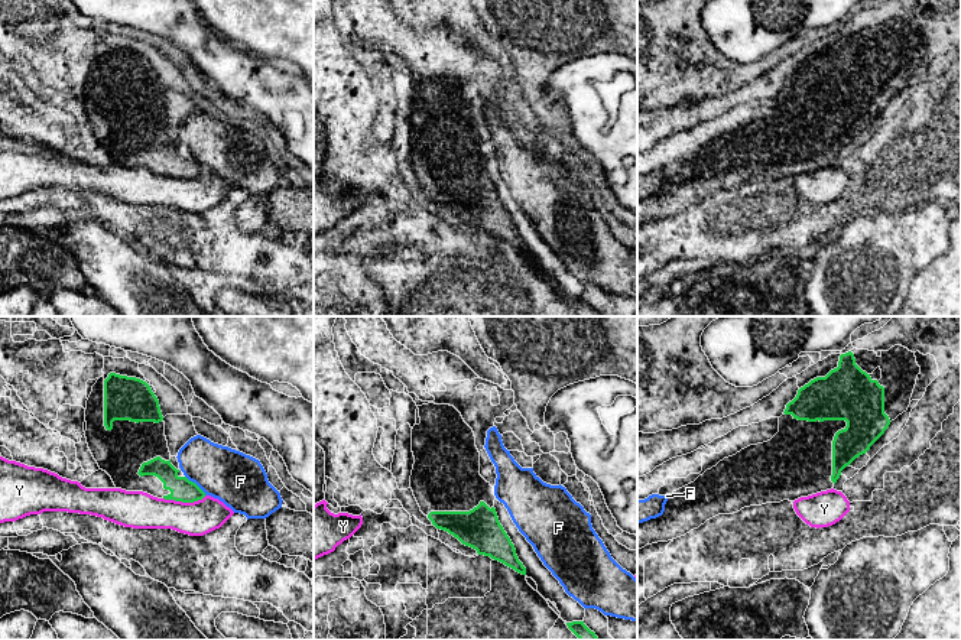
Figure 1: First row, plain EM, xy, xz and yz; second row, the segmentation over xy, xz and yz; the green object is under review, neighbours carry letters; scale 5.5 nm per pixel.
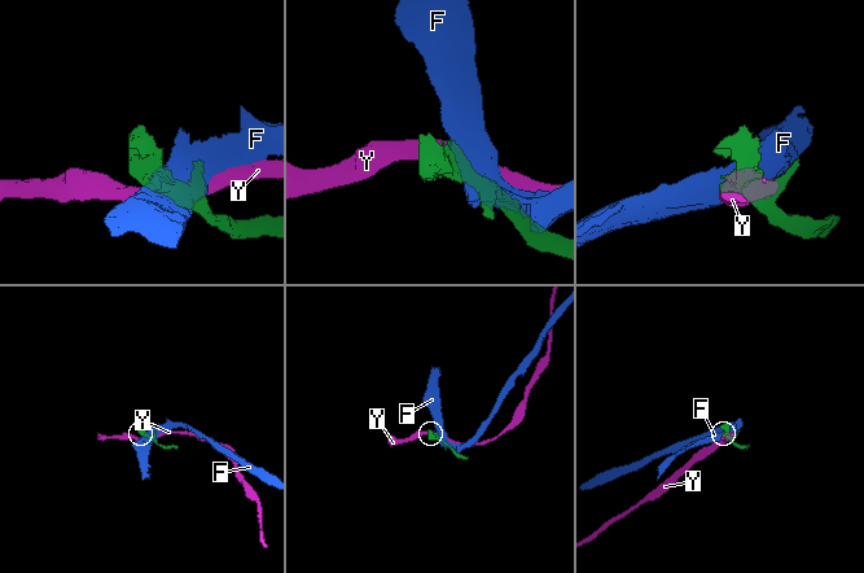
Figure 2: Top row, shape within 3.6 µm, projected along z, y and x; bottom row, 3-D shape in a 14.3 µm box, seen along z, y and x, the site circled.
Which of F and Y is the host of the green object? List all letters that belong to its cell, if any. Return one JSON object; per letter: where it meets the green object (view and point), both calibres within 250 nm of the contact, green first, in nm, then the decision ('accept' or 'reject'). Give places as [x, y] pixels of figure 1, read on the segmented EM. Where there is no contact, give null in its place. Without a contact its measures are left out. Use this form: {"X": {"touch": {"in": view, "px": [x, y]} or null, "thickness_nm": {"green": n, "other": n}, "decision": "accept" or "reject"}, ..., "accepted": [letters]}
{"F": {"touch": {"in": "xy", "px": [195, 484]}, "thickness_nm": {"green": 130, "other": 300}, "decision": "reject"}, "Y": {"touch": {"in": "xy", "px": [184, 502]}, "thickness_nm": {"green": 130, "other": 200}, "decision": "reject"}, "accepted": []}

